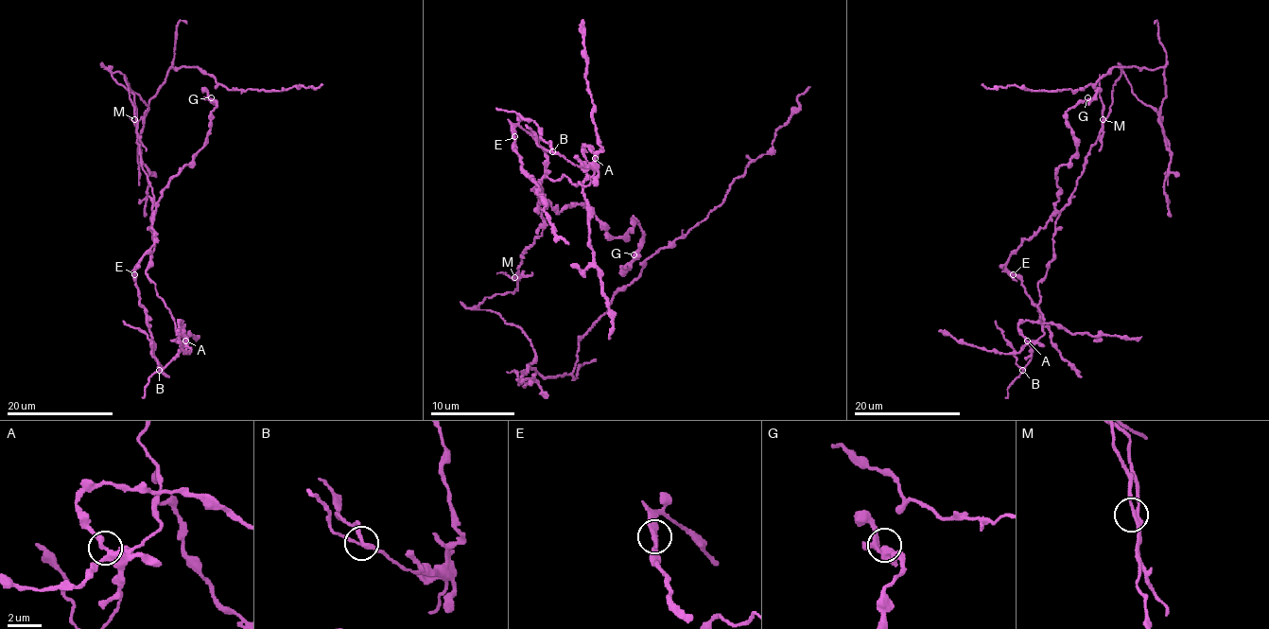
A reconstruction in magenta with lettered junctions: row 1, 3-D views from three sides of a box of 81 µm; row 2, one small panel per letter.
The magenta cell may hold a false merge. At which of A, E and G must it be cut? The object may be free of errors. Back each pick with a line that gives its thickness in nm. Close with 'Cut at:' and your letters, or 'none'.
A: 320 nm
Cut at: A

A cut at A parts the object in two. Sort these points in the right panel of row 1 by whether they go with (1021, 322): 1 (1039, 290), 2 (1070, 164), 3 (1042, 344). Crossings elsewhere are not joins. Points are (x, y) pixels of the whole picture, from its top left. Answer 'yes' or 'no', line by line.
1: no
2: yes
3: no

